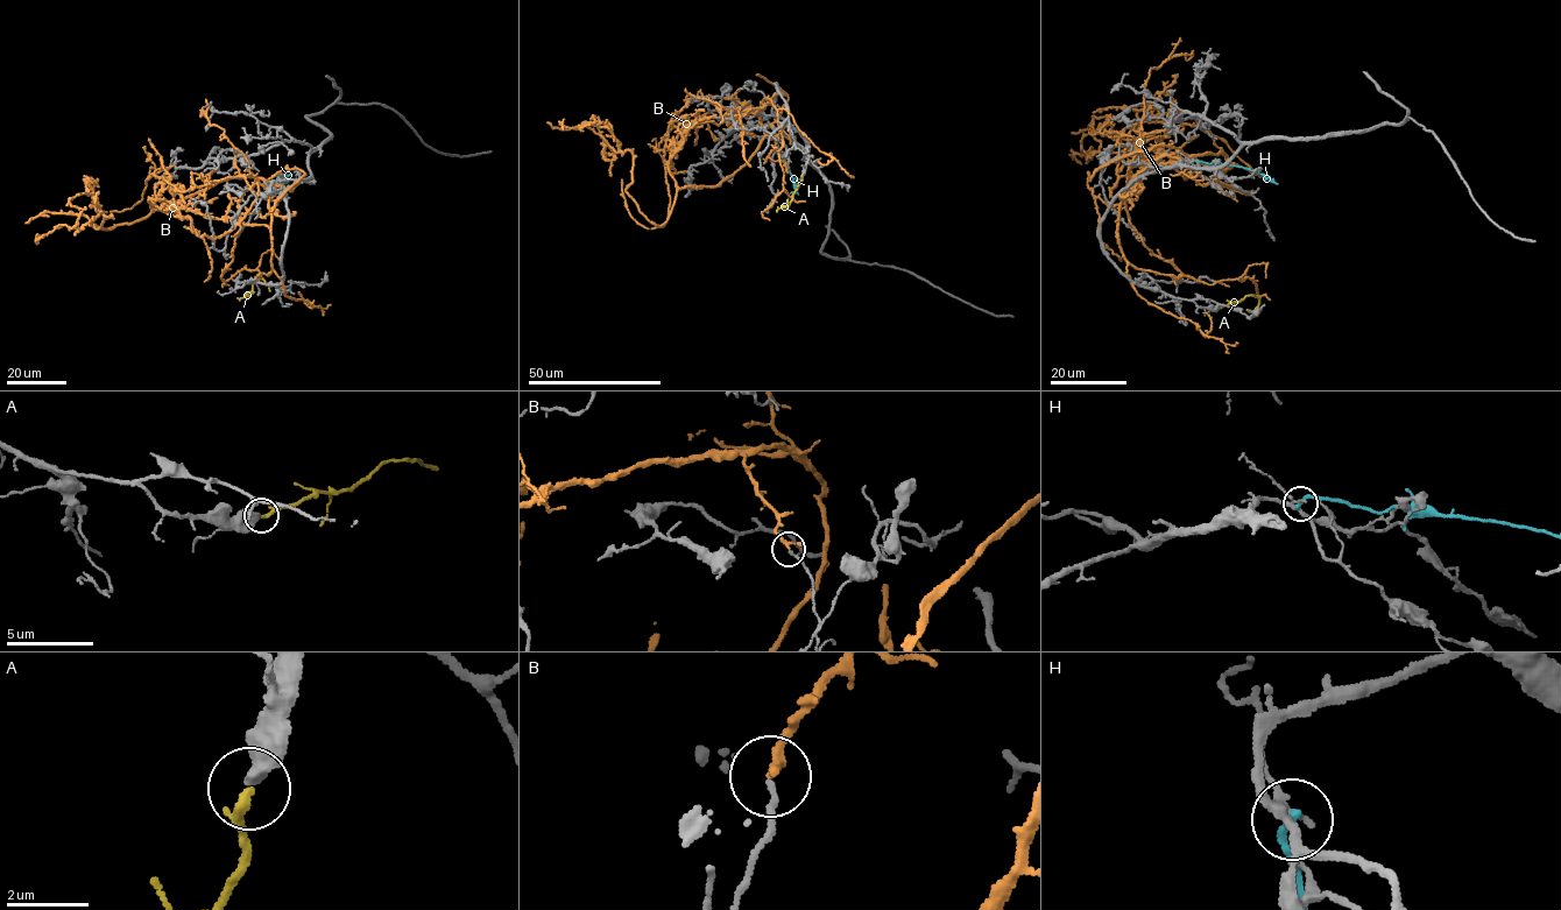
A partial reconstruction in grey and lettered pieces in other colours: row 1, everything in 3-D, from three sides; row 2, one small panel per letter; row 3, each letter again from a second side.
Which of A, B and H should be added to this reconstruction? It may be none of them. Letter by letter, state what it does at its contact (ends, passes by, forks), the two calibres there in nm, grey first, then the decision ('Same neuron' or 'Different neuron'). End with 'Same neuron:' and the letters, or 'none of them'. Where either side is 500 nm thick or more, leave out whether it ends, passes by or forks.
A: Thickness 500 nm (grey) against 240 nm. Same neuron
B: It ends there. Thickness 140 nm (grey) against 240 nm. Different neuron
H: It ends there. Thickness 200 nm (grey) against 220 nm. Different neuron
Same neuron: A

